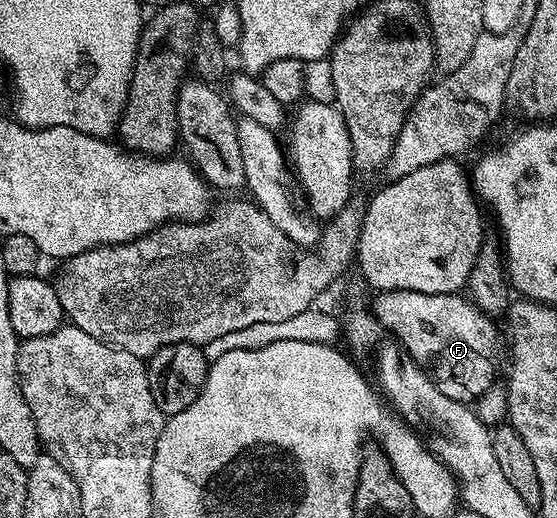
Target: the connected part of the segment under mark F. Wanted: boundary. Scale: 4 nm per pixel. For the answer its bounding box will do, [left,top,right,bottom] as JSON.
[372,289,498,403]

